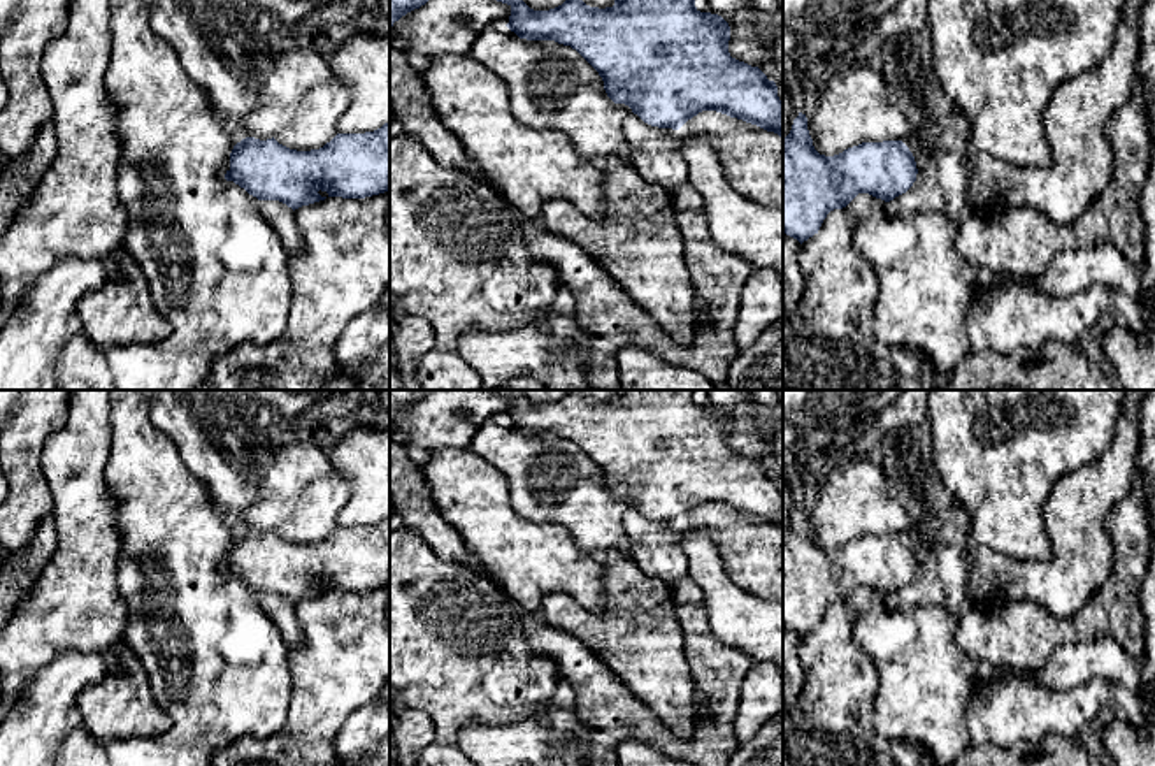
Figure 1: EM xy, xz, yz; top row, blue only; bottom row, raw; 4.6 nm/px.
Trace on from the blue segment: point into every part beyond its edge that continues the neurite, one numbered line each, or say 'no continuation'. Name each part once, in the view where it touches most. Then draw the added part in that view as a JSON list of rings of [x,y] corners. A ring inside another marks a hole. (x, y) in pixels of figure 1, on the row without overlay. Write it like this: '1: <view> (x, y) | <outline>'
no continuation

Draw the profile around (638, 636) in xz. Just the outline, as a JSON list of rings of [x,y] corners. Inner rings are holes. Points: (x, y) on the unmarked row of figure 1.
[[[607,550],[599,557],[606,564],[607,590],[607,608],[602,613],[585,608],[565,592],[544,596],[541,611],[551,627],[576,638],[604,661],[672,734],[690,740],[695,731],[695,687],[685,657],[672,590],[667,583],[642,573],[627,553]]]

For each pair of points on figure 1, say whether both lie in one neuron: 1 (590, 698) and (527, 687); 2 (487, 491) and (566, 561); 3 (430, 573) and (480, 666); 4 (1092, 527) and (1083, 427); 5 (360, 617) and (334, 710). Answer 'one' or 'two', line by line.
1: two
2: one
3: one
4: two
5: one

